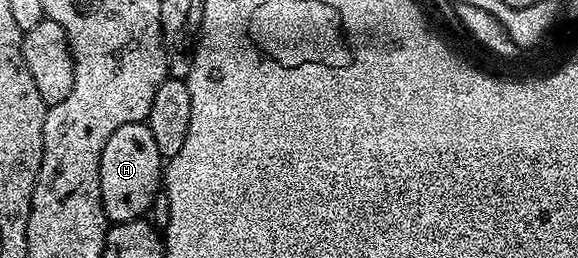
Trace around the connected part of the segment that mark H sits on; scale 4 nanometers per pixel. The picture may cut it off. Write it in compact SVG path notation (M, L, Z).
M147 122L131 123L122 125L122 129L114 129L100 158L100 192L104 215L109 224L147 216L152 210L154 197L161 189L162 156L158 153L158 144Z

